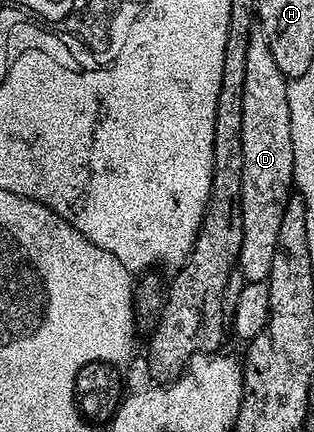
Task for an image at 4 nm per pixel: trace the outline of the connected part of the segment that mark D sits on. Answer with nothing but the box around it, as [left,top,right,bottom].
[236,29,294,282]

